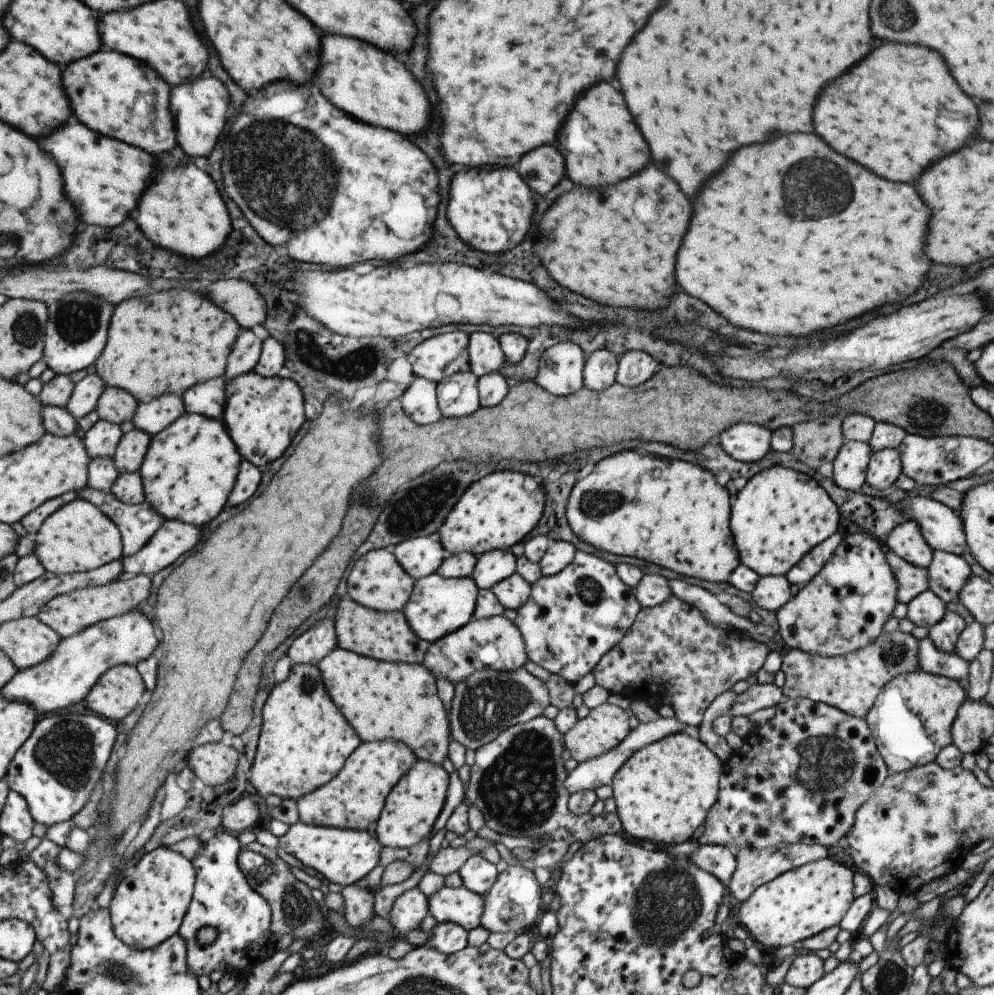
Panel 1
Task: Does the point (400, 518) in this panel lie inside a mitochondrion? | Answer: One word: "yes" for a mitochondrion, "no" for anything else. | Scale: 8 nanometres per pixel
yes

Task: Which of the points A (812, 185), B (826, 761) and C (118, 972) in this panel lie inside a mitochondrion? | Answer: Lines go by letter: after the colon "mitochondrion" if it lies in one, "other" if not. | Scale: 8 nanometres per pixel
A: mitochondrion
B: mitochondrion
C: mitochondrion

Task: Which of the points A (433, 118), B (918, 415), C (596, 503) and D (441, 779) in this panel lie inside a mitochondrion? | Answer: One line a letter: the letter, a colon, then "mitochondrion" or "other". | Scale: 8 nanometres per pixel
A: other
B: mitochondrion
C: mitochondrion
D: other

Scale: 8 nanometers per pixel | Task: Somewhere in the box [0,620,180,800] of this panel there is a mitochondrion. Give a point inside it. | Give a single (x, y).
(66, 752)

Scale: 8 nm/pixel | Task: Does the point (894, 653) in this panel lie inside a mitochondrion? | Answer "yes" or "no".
yes

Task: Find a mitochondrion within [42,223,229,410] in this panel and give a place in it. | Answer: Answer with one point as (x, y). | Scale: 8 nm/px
(77, 320)

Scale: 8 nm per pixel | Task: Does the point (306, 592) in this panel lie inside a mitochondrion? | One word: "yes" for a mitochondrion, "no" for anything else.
yes

